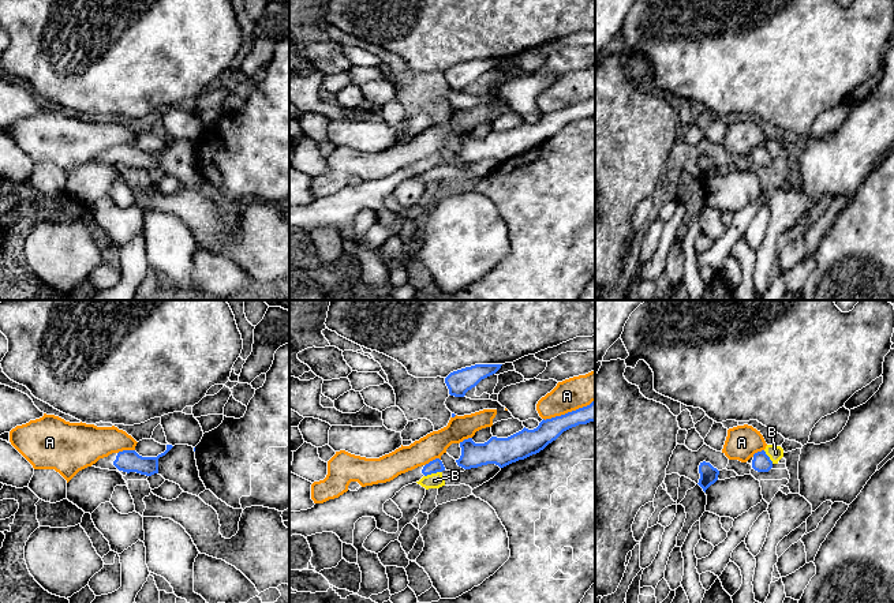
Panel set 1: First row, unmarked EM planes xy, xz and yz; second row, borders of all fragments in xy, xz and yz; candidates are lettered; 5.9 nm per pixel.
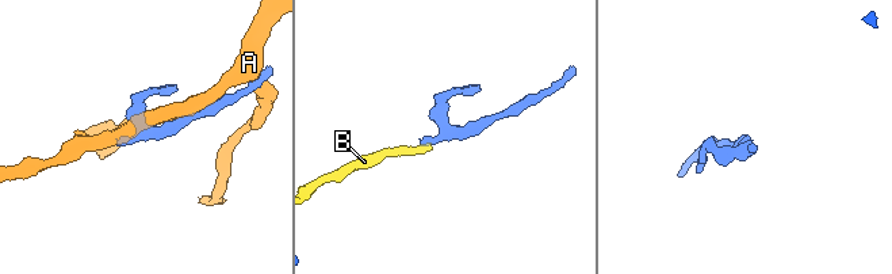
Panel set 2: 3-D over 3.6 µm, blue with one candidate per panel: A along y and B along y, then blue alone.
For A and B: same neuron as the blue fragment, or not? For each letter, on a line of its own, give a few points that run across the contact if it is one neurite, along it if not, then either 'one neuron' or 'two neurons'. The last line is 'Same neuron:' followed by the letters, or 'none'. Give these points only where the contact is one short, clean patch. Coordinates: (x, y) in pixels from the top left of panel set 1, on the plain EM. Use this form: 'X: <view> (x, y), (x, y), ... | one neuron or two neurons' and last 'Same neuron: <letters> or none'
A: two neurons
B: two neurons
Same neuron: none

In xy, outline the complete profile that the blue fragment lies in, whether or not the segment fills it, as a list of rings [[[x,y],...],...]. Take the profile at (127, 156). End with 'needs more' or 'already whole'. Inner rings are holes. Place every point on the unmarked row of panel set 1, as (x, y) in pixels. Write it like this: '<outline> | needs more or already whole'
[[[167,139],[167,145],[157,151],[142,151],[135,145],[123,145],[100,153],[93,161],[117,166],[136,166],[152,171],[158,168],[158,153],[165,150],[173,141]]] | needs more

